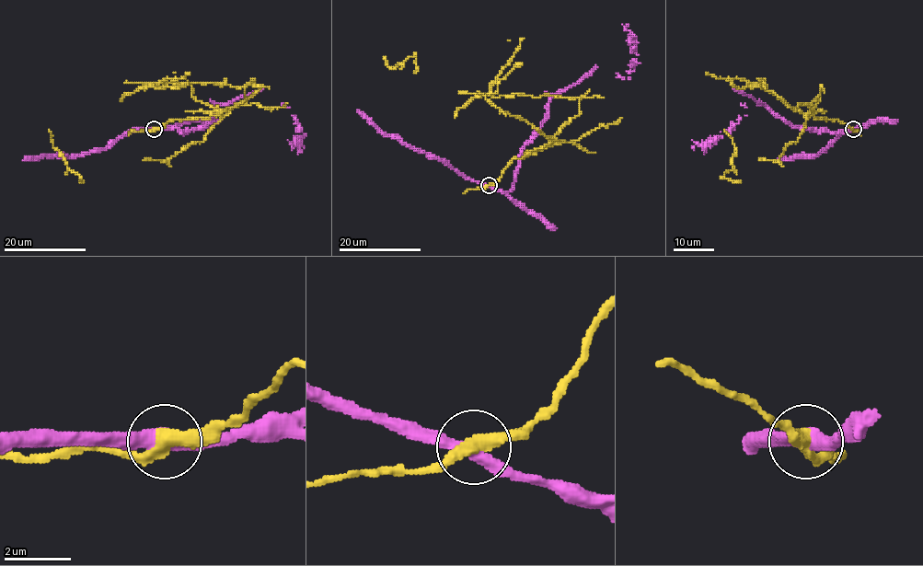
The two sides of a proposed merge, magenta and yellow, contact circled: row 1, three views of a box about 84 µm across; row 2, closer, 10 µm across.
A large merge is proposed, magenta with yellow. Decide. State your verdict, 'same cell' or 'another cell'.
another cell

